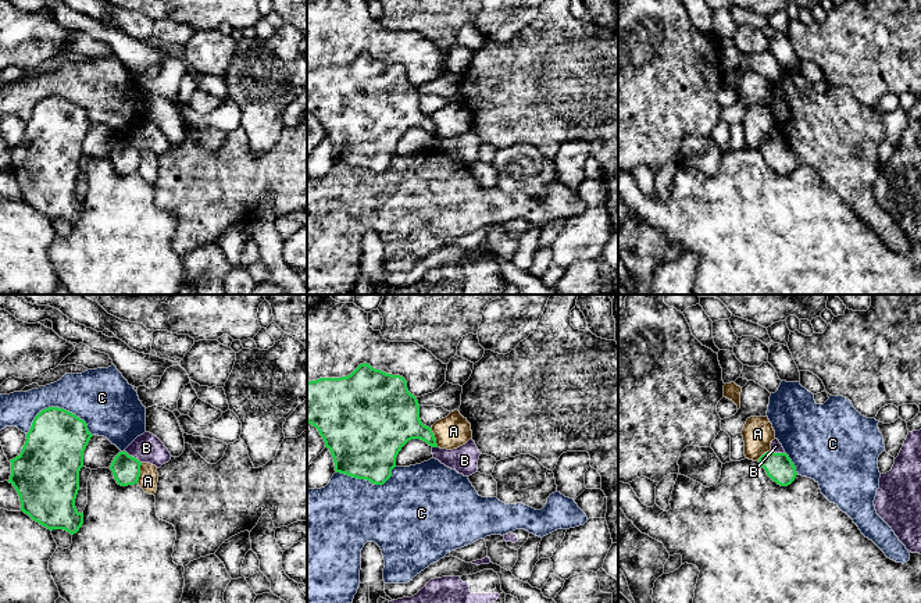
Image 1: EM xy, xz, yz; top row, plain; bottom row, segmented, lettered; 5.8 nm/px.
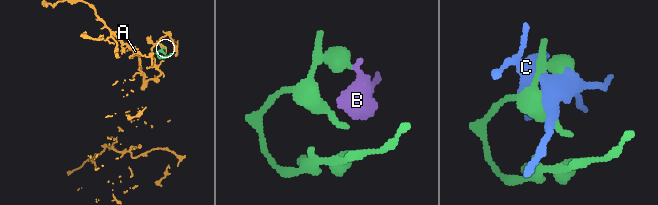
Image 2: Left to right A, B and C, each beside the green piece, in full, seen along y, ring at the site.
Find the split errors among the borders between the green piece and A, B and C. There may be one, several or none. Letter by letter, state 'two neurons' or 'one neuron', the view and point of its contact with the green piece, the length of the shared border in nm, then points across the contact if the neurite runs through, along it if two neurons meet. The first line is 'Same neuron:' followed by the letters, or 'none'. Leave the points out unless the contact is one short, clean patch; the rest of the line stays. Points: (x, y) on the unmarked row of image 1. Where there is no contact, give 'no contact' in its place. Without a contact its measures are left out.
Same neuron: none
A: two neurons; contact xy (139, 161); length 120 nm
B: two neurons; contact xy (131, 145); length 130 nm; border xy (124, 139), (140, 152)
C: two neurons; contact xy (57, 96); length 380 nm

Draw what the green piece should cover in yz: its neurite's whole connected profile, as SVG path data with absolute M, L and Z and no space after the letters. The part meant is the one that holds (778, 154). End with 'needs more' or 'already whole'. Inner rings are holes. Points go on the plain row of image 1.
M770 139L758 147L758 151L767 164L781 175L790 174L797 164L796 156L786 142L774 142Z; already whole

